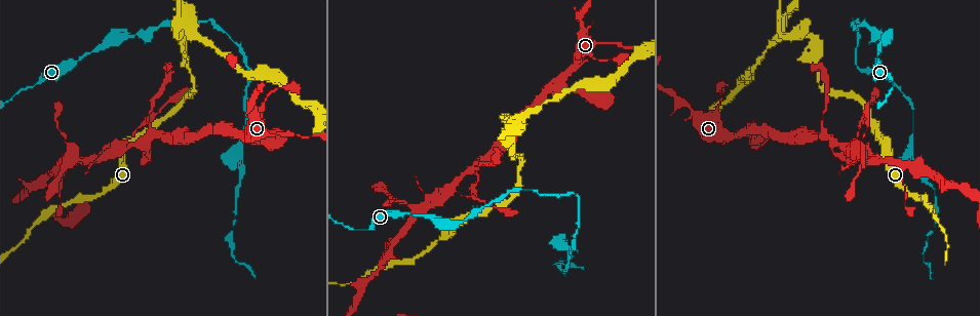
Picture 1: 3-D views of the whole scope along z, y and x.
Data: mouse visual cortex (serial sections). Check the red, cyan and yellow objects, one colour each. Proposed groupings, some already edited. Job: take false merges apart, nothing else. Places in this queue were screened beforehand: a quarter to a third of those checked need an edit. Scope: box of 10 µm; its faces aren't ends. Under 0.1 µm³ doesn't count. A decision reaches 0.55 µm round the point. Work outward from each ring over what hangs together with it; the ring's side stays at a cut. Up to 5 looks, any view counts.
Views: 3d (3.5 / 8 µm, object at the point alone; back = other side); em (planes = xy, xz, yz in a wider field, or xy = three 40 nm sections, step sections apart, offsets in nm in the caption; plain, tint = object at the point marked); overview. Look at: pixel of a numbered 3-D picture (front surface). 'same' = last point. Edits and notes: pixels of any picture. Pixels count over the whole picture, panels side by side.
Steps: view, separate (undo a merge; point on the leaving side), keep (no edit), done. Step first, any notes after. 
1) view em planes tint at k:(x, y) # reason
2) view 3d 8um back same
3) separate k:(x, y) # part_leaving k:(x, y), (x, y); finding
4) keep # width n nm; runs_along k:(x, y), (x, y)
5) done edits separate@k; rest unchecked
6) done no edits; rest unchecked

view 3d 3.5um at 1:(876, 158) # branch point

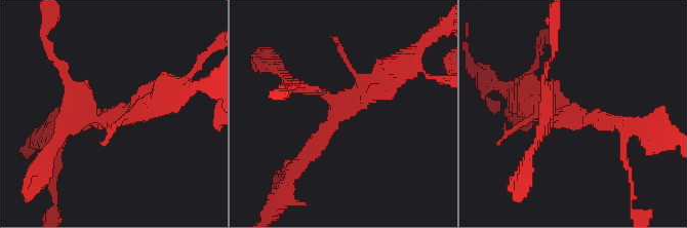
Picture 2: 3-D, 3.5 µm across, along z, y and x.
view em xy step 5 tint at 2:(341, 106)

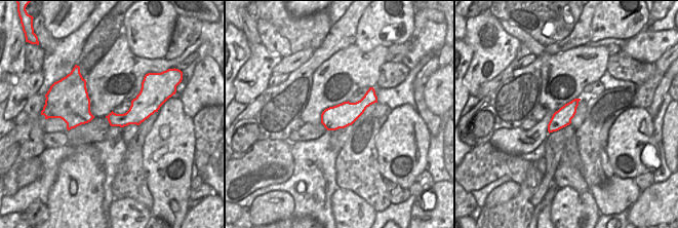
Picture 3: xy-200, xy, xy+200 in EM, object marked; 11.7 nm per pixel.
keep # width 280 nm; runs_along 2:(392, 66), (338, 110), (304, 160); continuous, no second cell

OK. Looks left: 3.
view 3d 3.5um back at 1:(140, 37) # a narrow waist

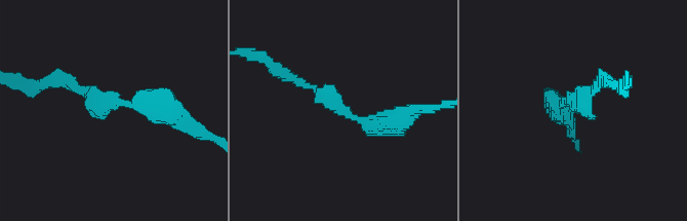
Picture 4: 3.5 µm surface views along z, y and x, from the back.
view em xy step 3 tint at 4:(349, 114) # arm_widths 150, 350 nm

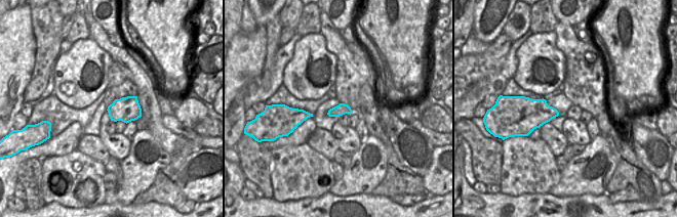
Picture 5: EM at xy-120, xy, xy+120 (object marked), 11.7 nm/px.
keep # runs_along 4:(183, 116), (94, 101), (66, 78); one cell here

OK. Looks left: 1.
done no edits; rest unchecked

